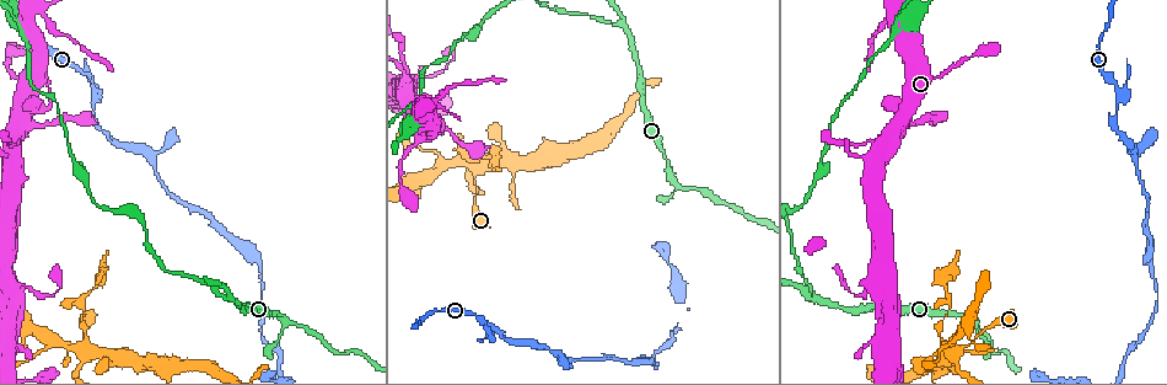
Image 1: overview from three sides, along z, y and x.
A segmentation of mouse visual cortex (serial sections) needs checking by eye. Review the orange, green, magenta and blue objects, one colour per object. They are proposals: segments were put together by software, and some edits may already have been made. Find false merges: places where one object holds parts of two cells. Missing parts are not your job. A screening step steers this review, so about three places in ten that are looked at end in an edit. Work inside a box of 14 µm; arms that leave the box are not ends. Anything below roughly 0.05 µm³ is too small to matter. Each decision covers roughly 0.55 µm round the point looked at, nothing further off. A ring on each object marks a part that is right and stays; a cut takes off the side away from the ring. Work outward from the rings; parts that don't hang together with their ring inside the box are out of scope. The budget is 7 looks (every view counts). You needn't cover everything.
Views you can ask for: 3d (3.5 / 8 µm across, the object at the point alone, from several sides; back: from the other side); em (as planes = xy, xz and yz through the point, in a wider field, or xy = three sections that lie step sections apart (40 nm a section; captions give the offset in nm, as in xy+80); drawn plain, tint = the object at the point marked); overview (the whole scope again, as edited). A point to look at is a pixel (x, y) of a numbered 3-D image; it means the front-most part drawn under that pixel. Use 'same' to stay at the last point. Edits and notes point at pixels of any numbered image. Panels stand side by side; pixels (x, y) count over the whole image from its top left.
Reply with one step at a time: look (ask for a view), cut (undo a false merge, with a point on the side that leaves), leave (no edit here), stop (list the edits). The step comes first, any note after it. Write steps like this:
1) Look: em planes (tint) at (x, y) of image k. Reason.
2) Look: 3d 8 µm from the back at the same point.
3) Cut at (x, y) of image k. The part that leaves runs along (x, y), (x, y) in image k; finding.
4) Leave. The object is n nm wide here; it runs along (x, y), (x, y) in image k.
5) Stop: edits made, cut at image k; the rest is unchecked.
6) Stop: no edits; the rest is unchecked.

Look: 3d 3.5 µm at (874, 140) of image 1. Sharp bend.

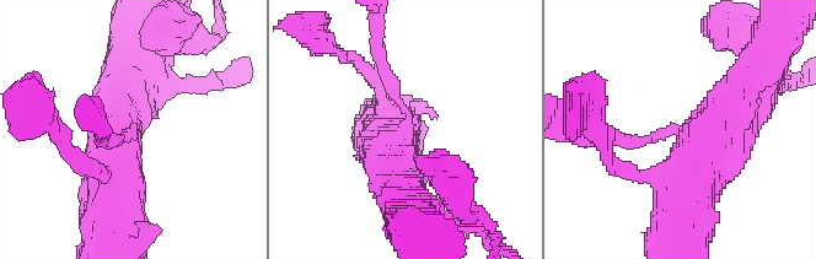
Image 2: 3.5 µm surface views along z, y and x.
Leave. It runs along (746, 82), (686, 181), (680, 230) in image 2; continuous, no second cell.

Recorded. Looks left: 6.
Look: 3d 8 µm at (812, 300) of image 1. Three-way junction.

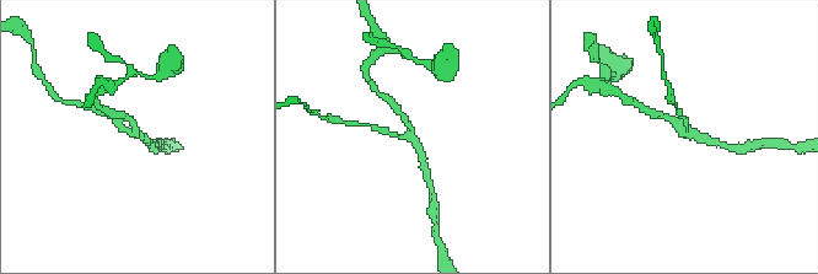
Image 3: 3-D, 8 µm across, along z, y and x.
Look: em xy step 1 (tint) at (690, 131) of image 3.

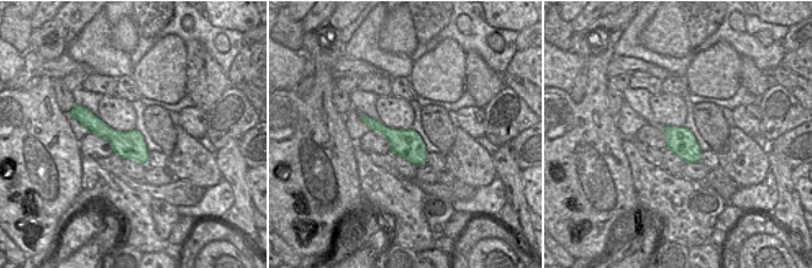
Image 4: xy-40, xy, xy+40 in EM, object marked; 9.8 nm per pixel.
Leave. The arms are 200, 200, 200 nm wide; it runs along (81, 118), (127, 144), (143, 160) in image 4; one cell here.

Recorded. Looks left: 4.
Look: 3d 3.5 µm from the back at (979, 322) of image 1.

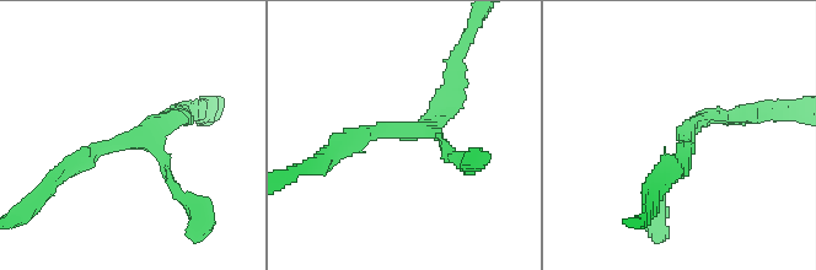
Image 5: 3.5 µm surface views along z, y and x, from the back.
Look: em xy step 3 (tint) at (422, 128) of image 5.

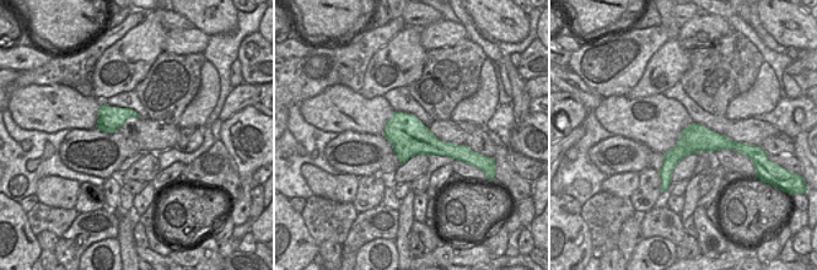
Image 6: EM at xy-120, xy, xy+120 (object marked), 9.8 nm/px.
Leave. The object is 380 nm wide here; it runs along (455, 64), (455, 104), (424, 130), (349, 136) in image 5; one cell here.

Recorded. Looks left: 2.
Stop: no edits; the rest is unchecked.

